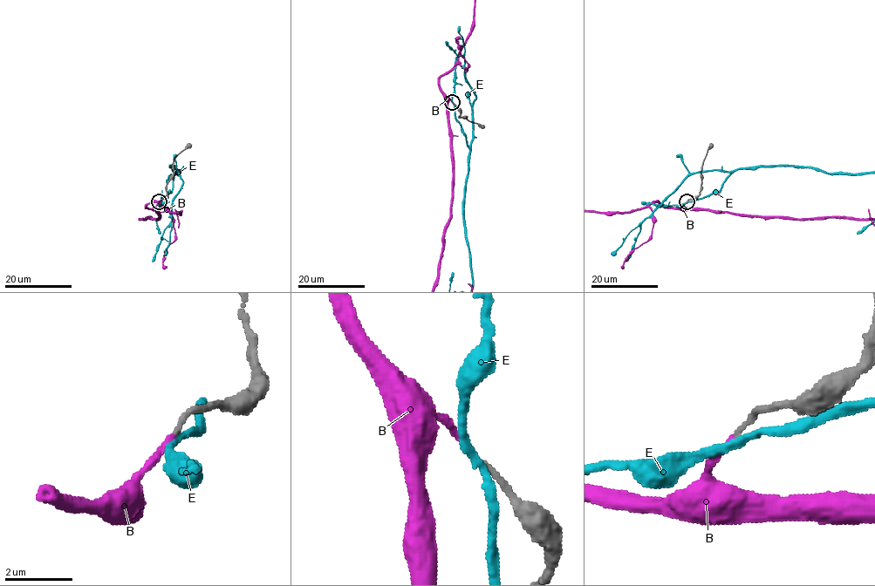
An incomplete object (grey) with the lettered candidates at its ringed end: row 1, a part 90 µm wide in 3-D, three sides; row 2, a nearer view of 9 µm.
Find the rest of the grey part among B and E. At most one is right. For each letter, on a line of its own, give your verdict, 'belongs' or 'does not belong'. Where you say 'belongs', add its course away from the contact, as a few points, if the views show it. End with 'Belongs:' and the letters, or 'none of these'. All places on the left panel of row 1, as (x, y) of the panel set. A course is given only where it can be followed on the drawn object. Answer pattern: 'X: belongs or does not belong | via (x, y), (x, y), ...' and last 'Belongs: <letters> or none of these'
B: belongs
E: does not belong
Belongs: B

